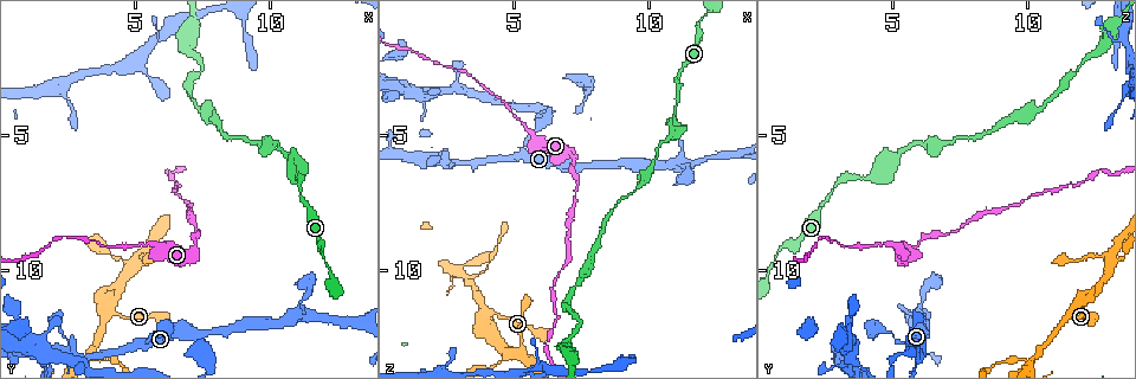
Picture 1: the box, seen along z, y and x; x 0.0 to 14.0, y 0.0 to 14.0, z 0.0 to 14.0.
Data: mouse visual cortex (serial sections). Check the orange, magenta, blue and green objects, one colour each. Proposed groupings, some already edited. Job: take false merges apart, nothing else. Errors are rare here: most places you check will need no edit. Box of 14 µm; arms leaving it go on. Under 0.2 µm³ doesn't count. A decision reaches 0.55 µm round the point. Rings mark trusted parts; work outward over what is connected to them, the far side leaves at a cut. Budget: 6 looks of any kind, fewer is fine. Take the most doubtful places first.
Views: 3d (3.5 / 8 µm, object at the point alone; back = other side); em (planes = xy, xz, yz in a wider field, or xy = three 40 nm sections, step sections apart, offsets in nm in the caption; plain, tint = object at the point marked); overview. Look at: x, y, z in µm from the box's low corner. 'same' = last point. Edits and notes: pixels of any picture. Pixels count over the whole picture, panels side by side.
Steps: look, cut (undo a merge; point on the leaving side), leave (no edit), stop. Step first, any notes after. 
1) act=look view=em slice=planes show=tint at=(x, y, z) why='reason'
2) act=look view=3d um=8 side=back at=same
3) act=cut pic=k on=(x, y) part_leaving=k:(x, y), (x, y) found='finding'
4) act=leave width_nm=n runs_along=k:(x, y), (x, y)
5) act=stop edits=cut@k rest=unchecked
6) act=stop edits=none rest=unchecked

act=look view=3d um=3.5 at=(5.7, 9.0, 5.0) why='calibre changes'

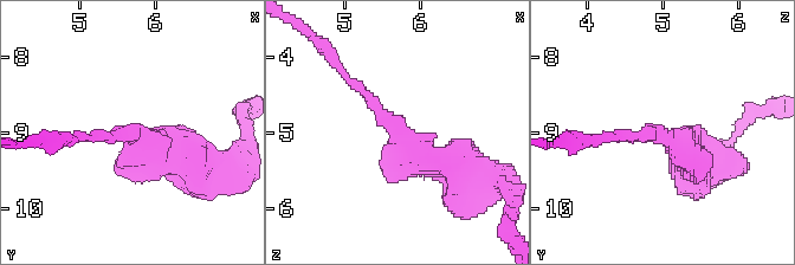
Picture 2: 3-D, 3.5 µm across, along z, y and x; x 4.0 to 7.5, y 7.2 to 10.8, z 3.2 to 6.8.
act=look view=em slice=xy step=2 show=tint at=(5.70, 9.05, 4.95)

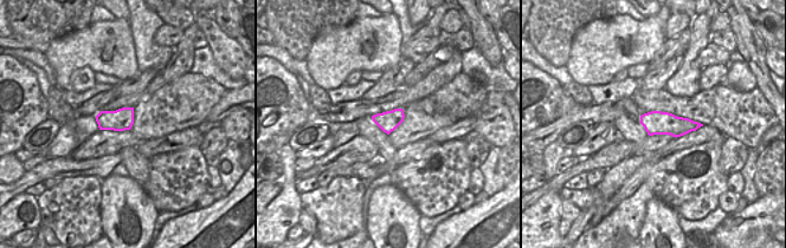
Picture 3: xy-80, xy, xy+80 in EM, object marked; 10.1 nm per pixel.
act=leave runs_along=2:(461, 163), (421, 155), (338, 70) found='one cell here'

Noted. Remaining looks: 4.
act=look view=3d um=3.5 at=(2.3, 8.7, 2.4) why='narrows sharply'

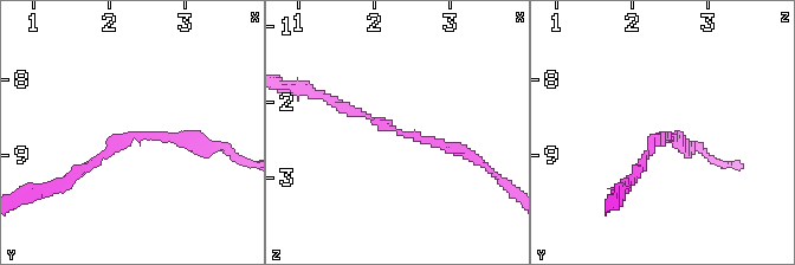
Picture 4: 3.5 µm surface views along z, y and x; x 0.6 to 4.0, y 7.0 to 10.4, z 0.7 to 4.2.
act=look view=em slice=xy step=5 show=tint at=(2.35, 8.80, 2.45) arm_widths_nm=100,150

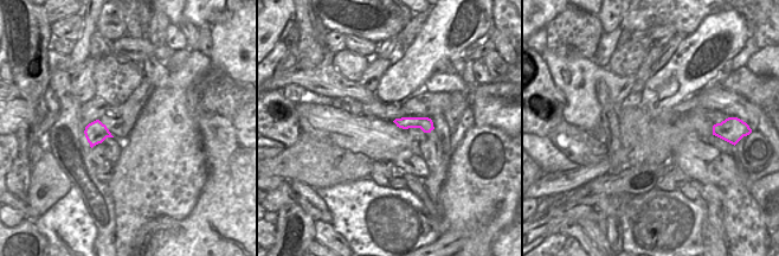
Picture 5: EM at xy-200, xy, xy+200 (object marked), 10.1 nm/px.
act=leave width_nm=120 runs_along=4:(472, 157), (337, 107) found='one cell here'

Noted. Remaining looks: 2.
act=look view=3d um=3.5 at=(10.6, 5.9, 5.2) why='calibre changes'

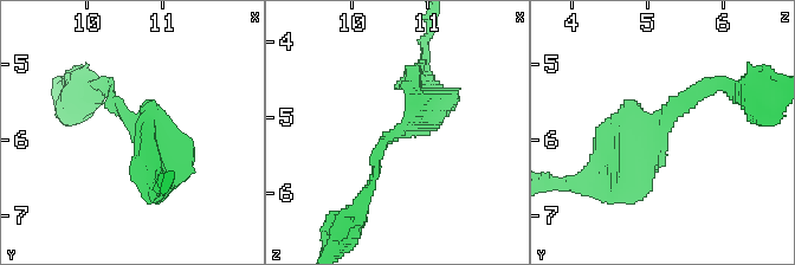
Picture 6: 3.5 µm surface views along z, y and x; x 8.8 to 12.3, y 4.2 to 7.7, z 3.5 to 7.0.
act=look view=em slice=planes show=tint at=(10.70, 5.85, 5.15) why='shape alone is not enough'

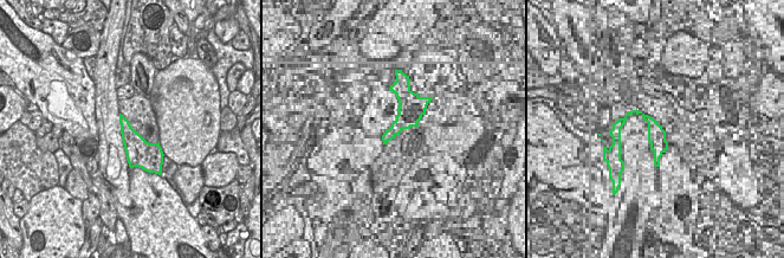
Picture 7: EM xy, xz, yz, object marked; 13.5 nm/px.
act=leave runs_along=6:(615, 181), (672, 102), (706, 90) found='all the same cell'

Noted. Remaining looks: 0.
act=stop edits=none rest=unchecked

